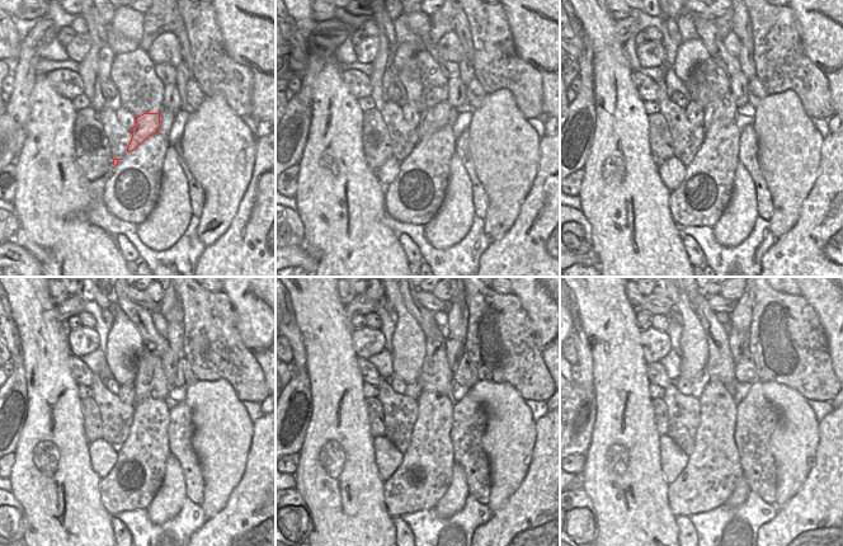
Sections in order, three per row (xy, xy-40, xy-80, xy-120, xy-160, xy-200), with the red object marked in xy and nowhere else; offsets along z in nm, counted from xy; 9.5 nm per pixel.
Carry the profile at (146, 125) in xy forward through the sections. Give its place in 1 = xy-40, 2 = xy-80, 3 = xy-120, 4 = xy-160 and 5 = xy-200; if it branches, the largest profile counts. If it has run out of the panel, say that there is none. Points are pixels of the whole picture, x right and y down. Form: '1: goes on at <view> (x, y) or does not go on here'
1: goes on at xy-40 (432, 119)
2: goes on at xy-80 (724, 109)
3: goes on at xy-120 (150, 382)
4: goes on at xy-160 (437, 376)
5: goes on at xy-200 (720, 365)

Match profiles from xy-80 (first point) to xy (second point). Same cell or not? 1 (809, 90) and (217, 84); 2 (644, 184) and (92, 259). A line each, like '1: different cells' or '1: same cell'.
1: same cell
2: same cell

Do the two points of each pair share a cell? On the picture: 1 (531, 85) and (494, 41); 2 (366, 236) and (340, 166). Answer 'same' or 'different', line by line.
1: same
2: same

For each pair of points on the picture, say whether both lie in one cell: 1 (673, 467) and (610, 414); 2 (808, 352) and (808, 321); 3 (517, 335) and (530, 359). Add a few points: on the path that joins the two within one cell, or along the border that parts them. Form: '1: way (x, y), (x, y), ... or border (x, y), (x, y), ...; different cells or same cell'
1: border (659, 436), (660, 470), (668, 484); different cells
2: way (808, 344), (808, 329); same cell
3: way (517, 342), (517, 347), (523, 353); same cell

